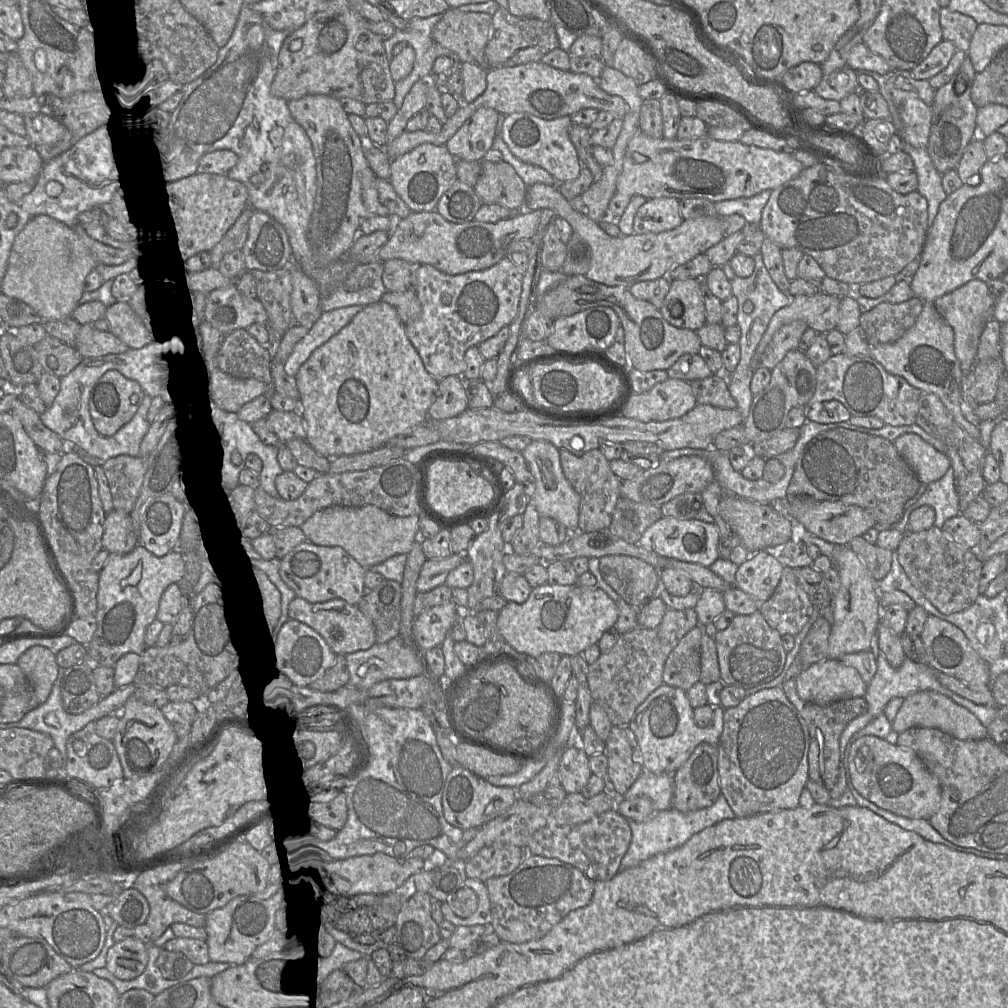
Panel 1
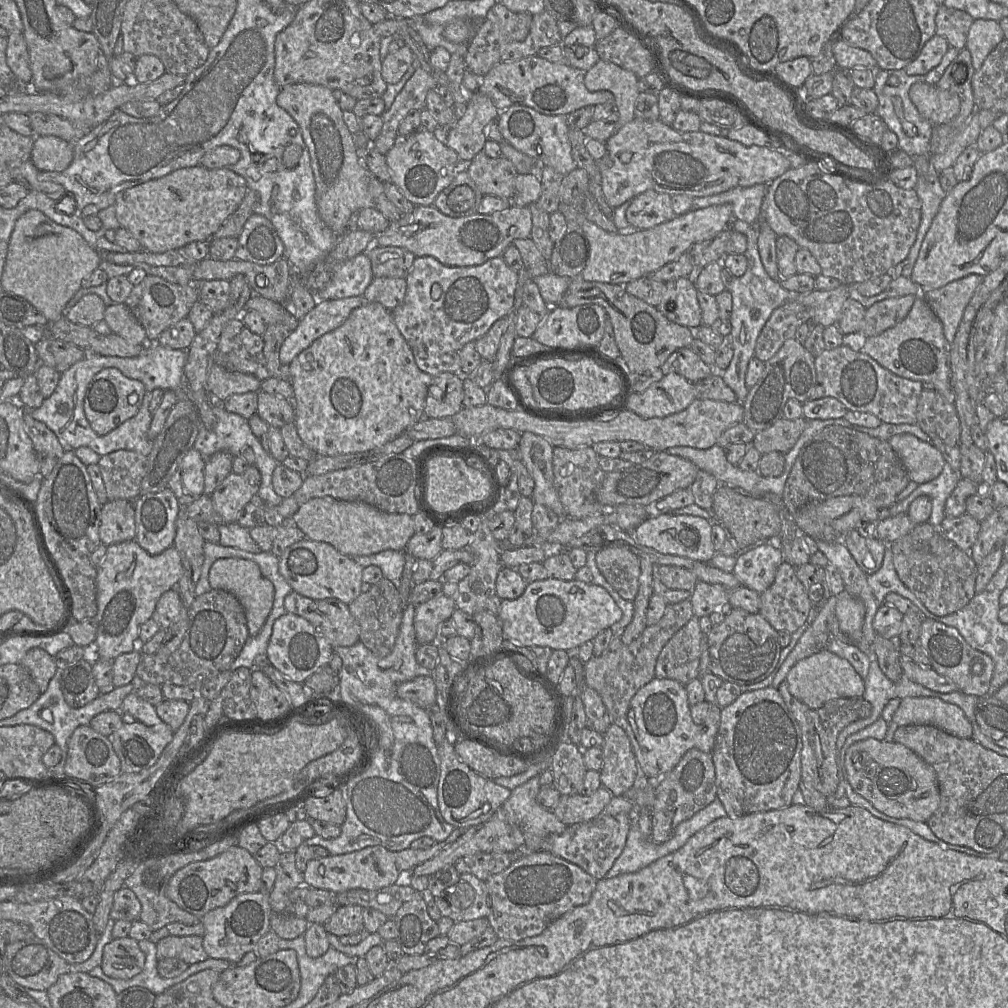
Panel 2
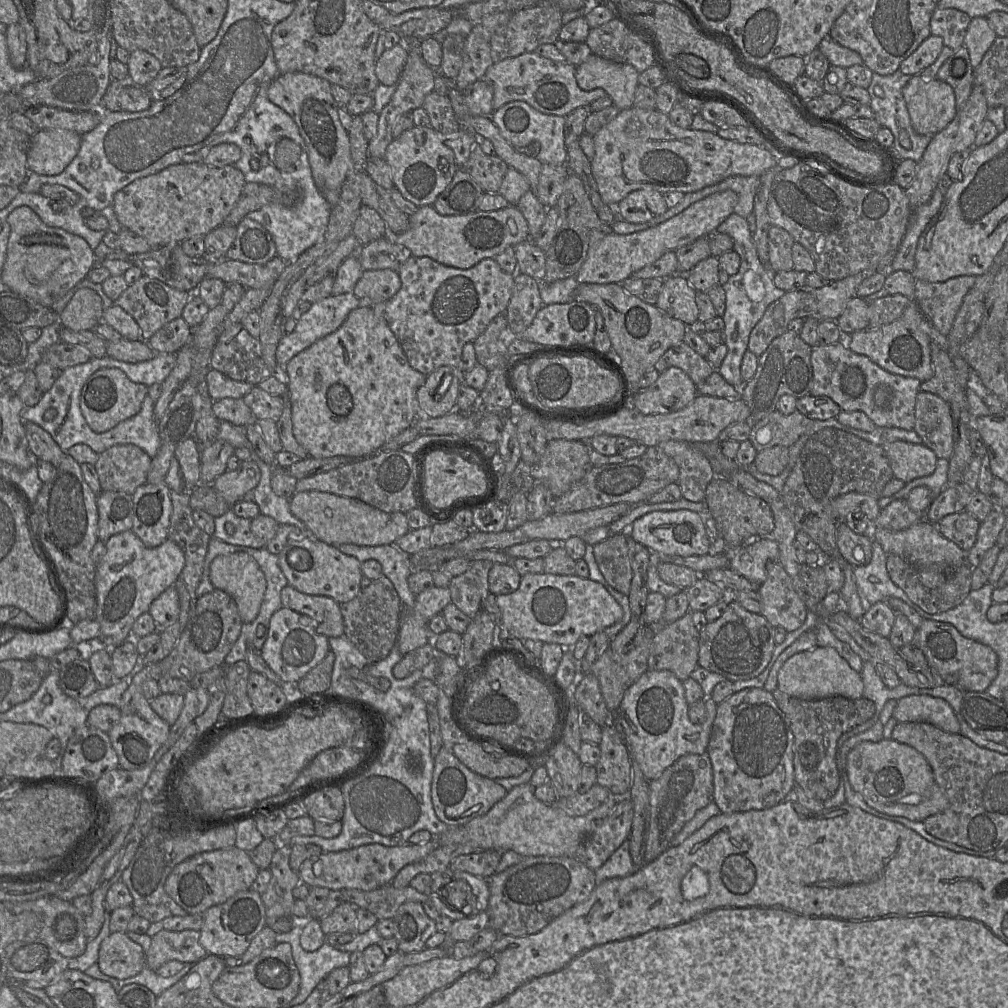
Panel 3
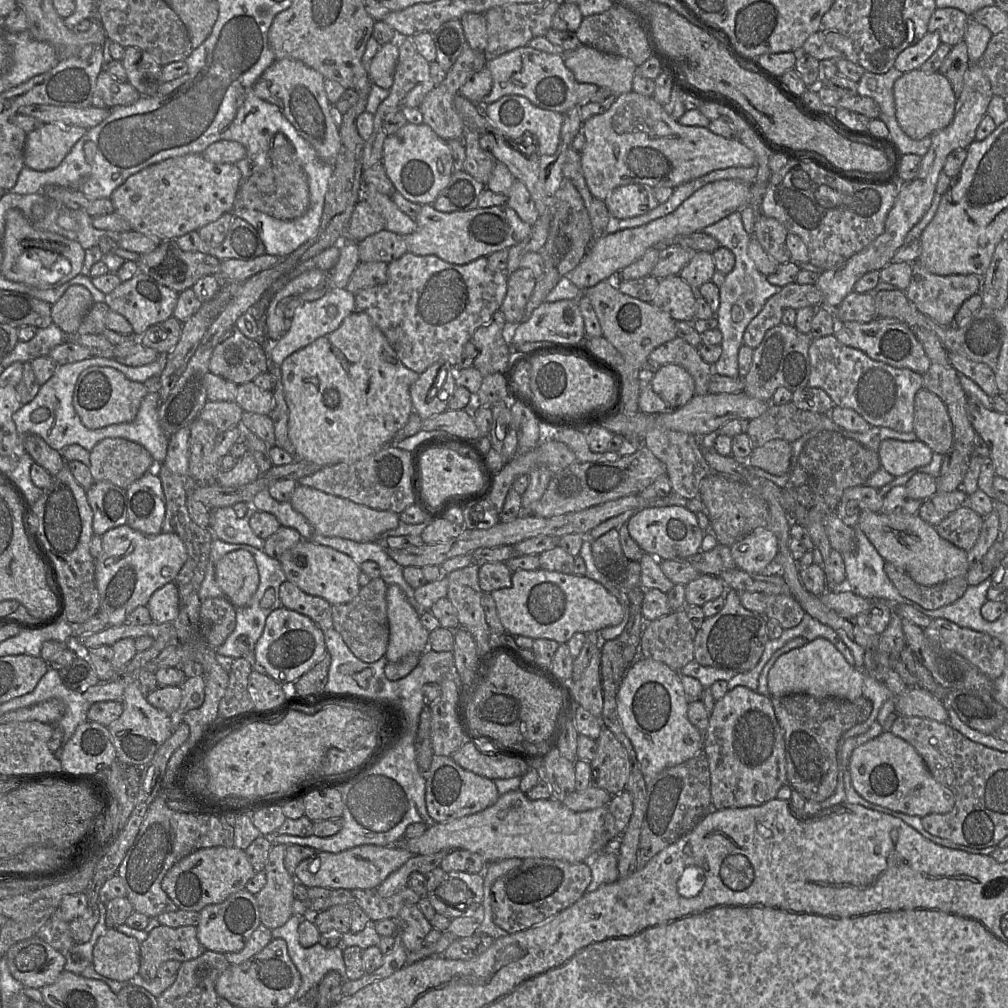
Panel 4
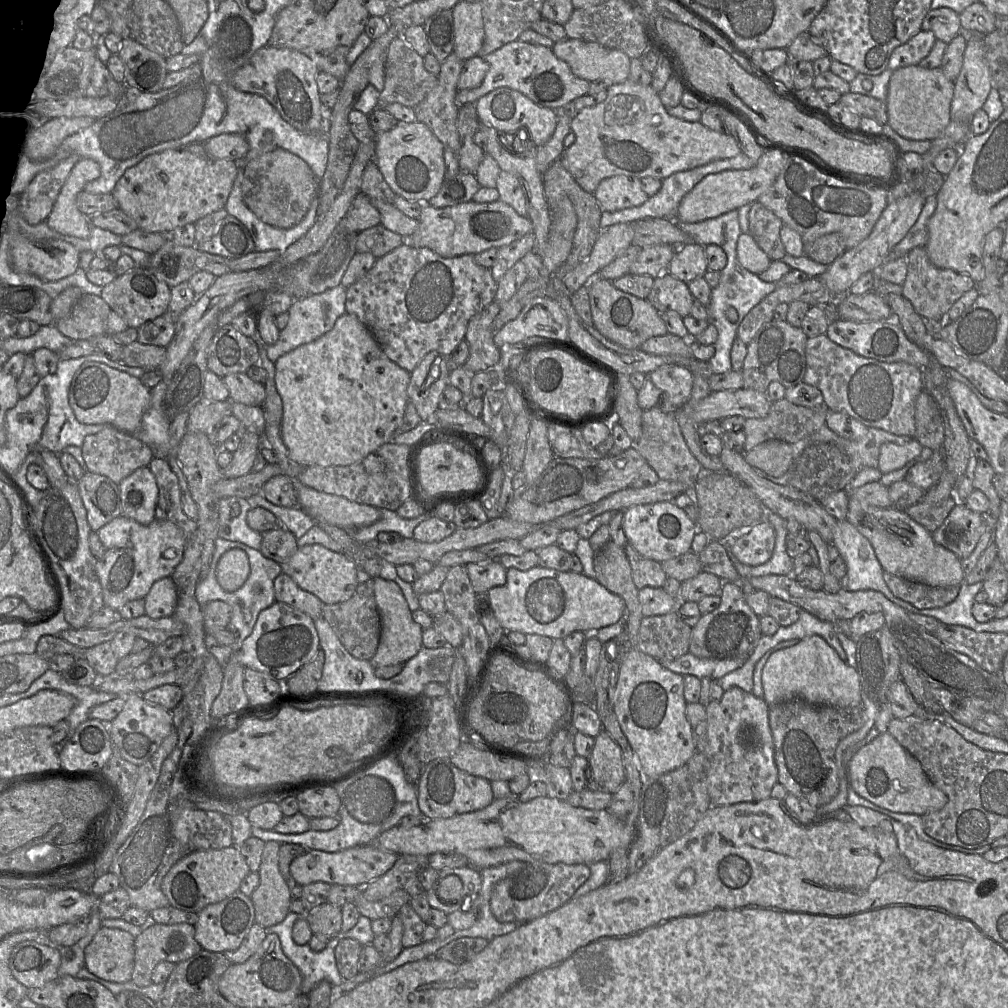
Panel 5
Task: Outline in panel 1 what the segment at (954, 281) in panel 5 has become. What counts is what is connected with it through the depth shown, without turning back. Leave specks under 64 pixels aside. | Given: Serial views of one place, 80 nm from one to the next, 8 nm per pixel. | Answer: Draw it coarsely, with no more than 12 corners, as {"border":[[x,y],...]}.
{"border":[[979,279],[933,304],[954,331],[964,373],[973,372],[980,336],[998,294]]}

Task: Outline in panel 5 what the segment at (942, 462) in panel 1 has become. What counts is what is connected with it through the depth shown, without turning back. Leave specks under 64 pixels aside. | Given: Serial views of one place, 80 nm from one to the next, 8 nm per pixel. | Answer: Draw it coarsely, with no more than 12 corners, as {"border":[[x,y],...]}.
{"border":[[916,439],[880,446],[878,469],[898,470],[917,458],[923,446]]}

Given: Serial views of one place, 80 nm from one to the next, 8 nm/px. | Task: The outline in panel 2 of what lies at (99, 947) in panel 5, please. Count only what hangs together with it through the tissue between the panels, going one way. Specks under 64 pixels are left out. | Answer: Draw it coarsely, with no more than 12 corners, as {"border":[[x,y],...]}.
{"border":[[127,936],[105,945],[101,968],[128,980],[142,972],[138,941]]}

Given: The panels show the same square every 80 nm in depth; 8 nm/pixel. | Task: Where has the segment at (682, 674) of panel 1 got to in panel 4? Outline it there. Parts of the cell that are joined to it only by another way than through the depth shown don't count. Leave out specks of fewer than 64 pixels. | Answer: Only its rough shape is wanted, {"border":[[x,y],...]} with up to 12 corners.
{"border":[[684,608],[646,622],[639,656],[678,672],[694,660]]}

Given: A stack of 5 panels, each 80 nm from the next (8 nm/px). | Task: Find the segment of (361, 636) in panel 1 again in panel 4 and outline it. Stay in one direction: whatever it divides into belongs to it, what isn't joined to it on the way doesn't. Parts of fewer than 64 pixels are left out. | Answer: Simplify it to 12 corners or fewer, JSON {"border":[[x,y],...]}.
{"border":[[286,580],[282,606],[311,618],[322,630],[333,627],[332,605]]}

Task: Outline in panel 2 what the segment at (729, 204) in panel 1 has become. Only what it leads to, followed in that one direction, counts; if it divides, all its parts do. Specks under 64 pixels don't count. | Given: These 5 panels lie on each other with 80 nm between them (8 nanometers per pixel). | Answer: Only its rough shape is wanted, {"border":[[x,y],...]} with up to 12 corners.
{"border":[[768,184],[693,198],[692,209],[730,204],[736,219],[758,221]]}

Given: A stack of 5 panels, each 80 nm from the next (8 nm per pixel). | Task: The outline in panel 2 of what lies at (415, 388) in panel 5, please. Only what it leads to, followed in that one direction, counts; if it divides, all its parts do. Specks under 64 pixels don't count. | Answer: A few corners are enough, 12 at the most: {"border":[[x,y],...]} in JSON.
{"border":[[463,375],[433,377],[424,417],[452,417],[462,408]]}

